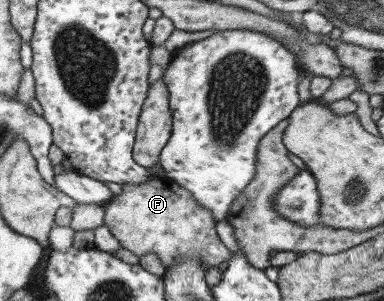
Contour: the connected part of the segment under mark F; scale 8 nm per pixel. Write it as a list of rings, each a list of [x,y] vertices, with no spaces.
[[[157,176],[148,179],[142,184],[123,184],[122,192],[115,194],[103,207],[103,226],[119,242],[119,246],[132,252],[135,256],[144,254],[154,254],[164,270],[174,267],[182,259],[196,259],[200,261],[206,270],[217,267],[222,262],[228,262],[232,258],[232,253],[228,251],[216,236],[214,226],[217,222],[212,220],[212,214],[206,208],[196,204],[196,200],[190,193],[180,188],[173,180],[159,178]]]

